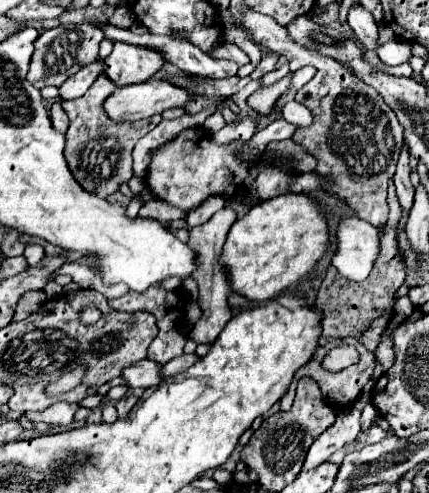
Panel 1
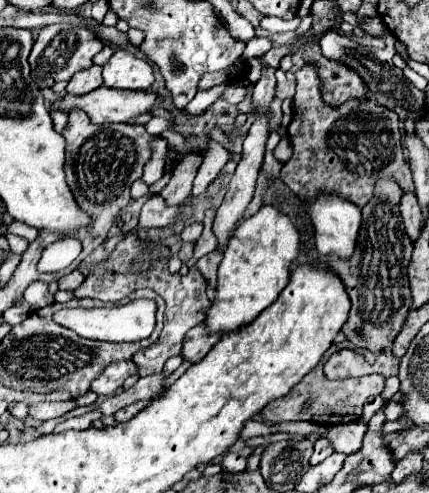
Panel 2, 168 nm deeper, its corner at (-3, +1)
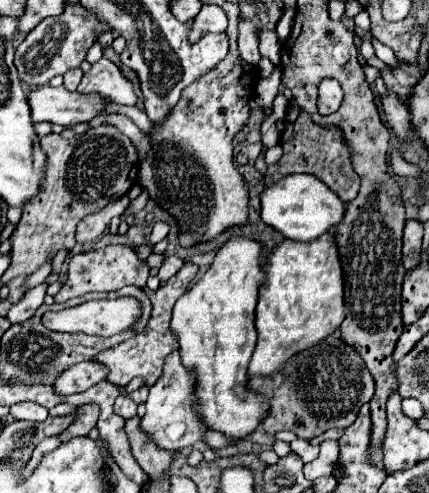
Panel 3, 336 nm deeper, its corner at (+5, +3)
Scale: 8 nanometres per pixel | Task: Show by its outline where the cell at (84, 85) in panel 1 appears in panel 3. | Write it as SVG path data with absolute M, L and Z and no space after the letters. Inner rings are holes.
M70 69L64 73L64 87L68 91L76 91L80 79L82 79L82 69Z

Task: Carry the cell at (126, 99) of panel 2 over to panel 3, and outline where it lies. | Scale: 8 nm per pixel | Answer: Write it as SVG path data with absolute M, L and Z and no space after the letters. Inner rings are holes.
M38 87L28 93L28 103L32 111L32 123L56 123L62 127L86 123L100 115L100 111L108 103L100 103L96 95L92 99L84 99L80 93L66 91L64 87Z

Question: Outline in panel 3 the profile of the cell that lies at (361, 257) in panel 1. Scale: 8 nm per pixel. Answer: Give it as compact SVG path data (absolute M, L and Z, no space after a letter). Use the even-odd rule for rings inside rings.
M306 173L288 175L286 179L264 187L264 191L260 193L260 205L260 219L294 241L312 241L328 229L336 227L344 217L344 203L340 201L340 197L328 187L324 187L320 179Z

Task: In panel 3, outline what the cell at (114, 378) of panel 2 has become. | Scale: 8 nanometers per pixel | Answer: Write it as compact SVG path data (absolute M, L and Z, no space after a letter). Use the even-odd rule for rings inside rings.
M84 361L84 363L76 363L68 369L64 369L56 381L54 381L54 393L56 395L74 395L74 393L82 393L88 387L100 383L106 379L106 367L96 363L96 361Z

